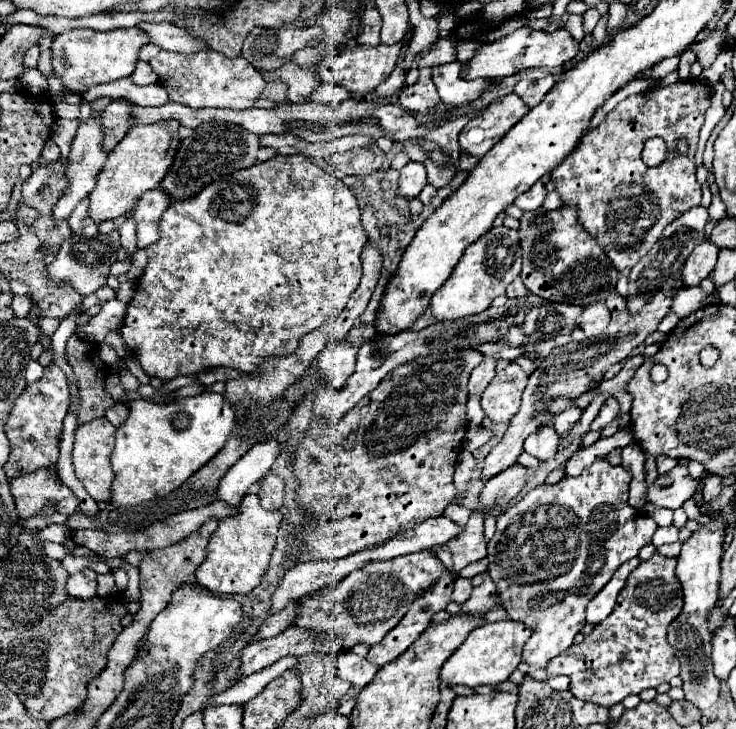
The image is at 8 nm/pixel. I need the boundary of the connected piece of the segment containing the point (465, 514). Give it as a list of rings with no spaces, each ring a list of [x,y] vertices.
[[[450,504],[448,508],[446,508],[446,512],[444,512],[452,522],[456,522],[458,526],[460,526],[460,530],[464,530],[466,528],[466,522],[468,522],[468,518],[470,518],[470,510],[466,510],[466,508],[462,508],[462,506],[456,506],[456,504]]]

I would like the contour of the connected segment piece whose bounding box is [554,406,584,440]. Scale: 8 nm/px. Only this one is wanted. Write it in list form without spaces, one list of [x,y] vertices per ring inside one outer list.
[[[570,406],[570,408],[566,408],[564,412],[560,412],[560,414],[554,414],[554,430],[556,430],[556,434],[560,436],[560,440],[564,440],[566,436],[568,436],[568,432],[576,426],[576,422],[580,420],[580,416],[582,416],[582,408],[580,406]]]

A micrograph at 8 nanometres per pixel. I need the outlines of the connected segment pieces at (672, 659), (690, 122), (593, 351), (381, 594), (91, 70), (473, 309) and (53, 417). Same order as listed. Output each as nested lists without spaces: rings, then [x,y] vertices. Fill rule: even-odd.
[[[662,554],[652,556],[650,560],[642,562],[628,578],[626,588],[620,592],[620,598],[616,602],[614,612],[586,636],[582,644],[572,646],[570,650],[562,652],[560,656],[552,658],[552,662],[546,666],[548,674],[566,674],[570,678],[570,692],[584,700],[594,702],[600,706],[614,706],[622,702],[630,694],[640,694],[646,688],[656,688],[662,682],[670,682],[674,676],[680,674],[680,660],[674,652],[674,648],[668,644],[666,634],[668,626],[678,618],[682,612],[684,600],[682,600],[682,584],[678,582],[676,574],[676,558],[666,558]]]
[[[690,80],[690,82],[676,82],[672,86],[654,90],[644,98],[644,94],[634,94],[622,100],[610,114],[608,118],[594,130],[590,130],[584,138],[582,144],[562,162],[560,168],[552,170],[552,180],[556,182],[556,192],[562,196],[564,206],[576,206],[578,208],[578,218],[580,224],[602,244],[606,236],[636,236],[630,238],[634,242],[618,244],[612,240],[606,244],[606,254],[620,272],[628,272],[642,256],[648,254],[650,246],[660,238],[662,230],[676,220],[680,214],[686,210],[694,208],[700,204],[702,190],[700,184],[696,182],[696,166],[694,166],[694,152],[698,144],[698,132],[704,124],[704,114],[710,106],[710,88],[704,86],[700,80]],[[660,136],[666,140],[668,146],[668,158],[662,166],[658,168],[648,168],[642,158],[642,146],[648,138]],[[684,138],[688,140],[688,150],[684,154],[676,152],[676,142]]]
[[[682,278],[678,280],[670,280],[664,284],[664,288],[660,288],[660,292],[654,294],[652,298],[652,304],[644,306],[642,310],[642,320],[634,320],[632,314],[626,312],[626,302],[622,300],[620,294],[612,292],[608,298],[606,298],[606,306],[608,310],[612,312],[612,320],[610,320],[610,326],[606,330],[604,336],[600,336],[600,342],[568,342],[566,346],[558,346],[550,352],[550,356],[532,372],[530,380],[528,380],[528,386],[524,390],[524,396],[522,396],[522,408],[518,410],[518,414],[512,418],[512,424],[508,428],[508,432],[504,434],[502,442],[486,456],[486,462],[484,462],[484,468],[482,468],[482,474],[480,474],[480,480],[490,480],[492,476],[500,474],[502,470],[506,470],[508,466],[512,466],[518,458],[518,454],[522,452],[522,442],[528,434],[532,434],[532,430],[536,430],[544,416],[548,416],[546,412],[546,402],[550,402],[550,398],[576,398],[580,396],[586,388],[588,388],[588,382],[592,382],[592,378],[602,378],[608,368],[616,362],[622,362],[626,358],[632,356],[632,352],[644,344],[646,336],[650,336],[652,332],[658,330],[658,324],[662,322],[662,318],[670,312],[670,306],[672,306],[672,298],[674,294],[684,286]]]
[[[432,550],[400,556],[388,562],[368,564],[348,574],[348,578],[344,578],[340,584],[304,596],[300,602],[296,626],[312,628],[320,634],[338,634],[344,638],[346,648],[358,642],[372,646],[402,620],[410,608],[410,602],[416,600],[418,592],[432,586],[432,582],[436,582],[436,578],[446,572],[448,570]]]
[[[88,28],[68,30],[60,36],[54,36],[54,42],[50,46],[52,68],[66,88],[74,92],[84,92],[90,86],[130,76],[138,62],[140,48],[146,44],[150,44],[150,36],[140,28],[118,28],[110,32],[98,32]]]
[[[494,226],[480,240],[470,244],[456,264],[452,276],[440,286],[440,290],[432,296],[430,308],[438,320],[456,320],[462,316],[472,316],[490,308],[492,300],[504,294],[506,286],[520,276],[522,268],[522,250],[518,230],[506,226]]]
[[[50,364],[44,368],[44,378],[36,384],[30,384],[14,402],[14,408],[8,416],[4,432],[10,440],[12,452],[4,466],[8,478],[16,478],[28,472],[34,472],[42,466],[56,464],[58,460],[58,444],[62,434],[62,422],[70,408],[70,386],[66,374],[56,366]]]

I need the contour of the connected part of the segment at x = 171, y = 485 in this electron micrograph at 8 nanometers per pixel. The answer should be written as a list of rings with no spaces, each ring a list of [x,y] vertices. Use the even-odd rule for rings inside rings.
[[[204,392],[200,396],[192,398],[176,398],[174,402],[168,404],[152,404],[146,400],[132,400],[130,402],[130,416],[128,420],[118,428],[116,432],[116,444],[112,450],[112,470],[116,474],[112,482],[112,492],[110,500],[104,504],[100,502],[102,508],[108,510],[122,510],[128,506],[138,506],[146,500],[154,500],[160,496],[170,494],[172,490],[180,488],[196,470],[200,470],[208,460],[212,460],[228,440],[230,432],[234,430],[234,410],[226,402],[222,394],[216,392]]]

